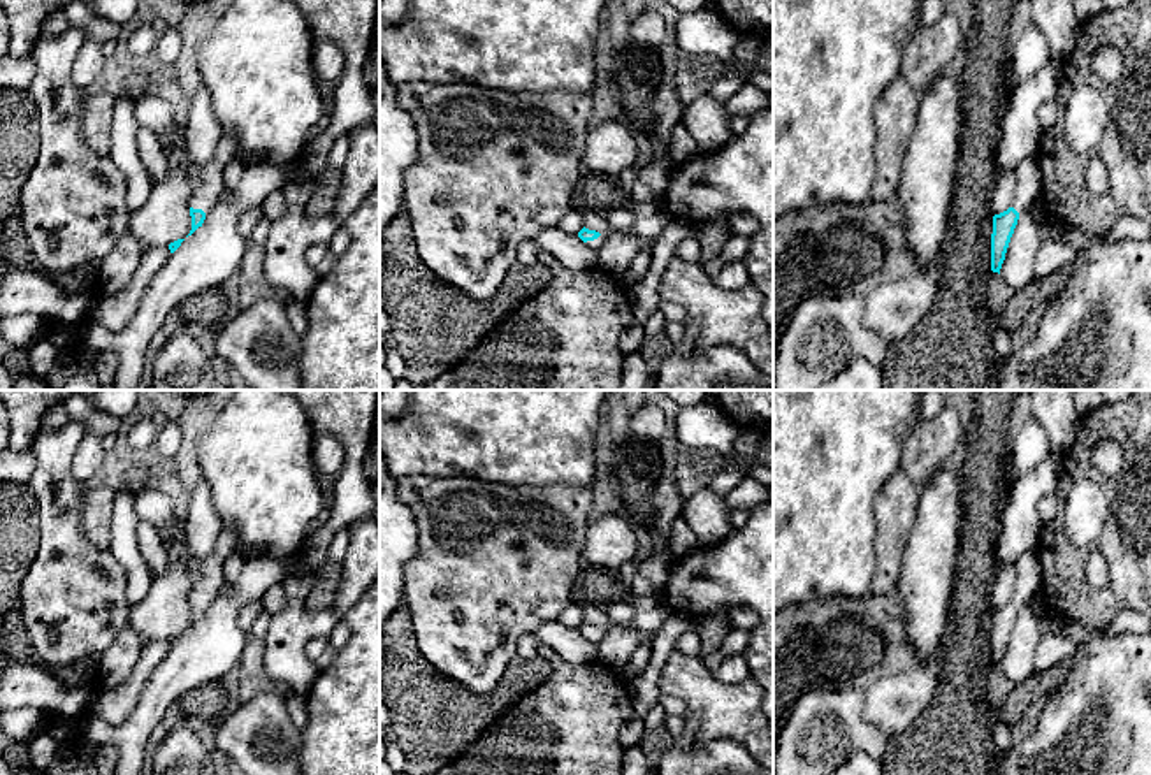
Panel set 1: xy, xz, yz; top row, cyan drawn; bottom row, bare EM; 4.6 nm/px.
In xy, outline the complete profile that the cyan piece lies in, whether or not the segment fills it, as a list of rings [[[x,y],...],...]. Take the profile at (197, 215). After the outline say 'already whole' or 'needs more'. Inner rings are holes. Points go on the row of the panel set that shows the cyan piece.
[[[223,132],[213,160],[199,165],[202,185],[190,199],[192,230],[188,235],[202,227],[206,214],[218,202],[220,193],[225,190],[223,169],[230,160],[234,160],[234,153],[235,134]]]; needs more

